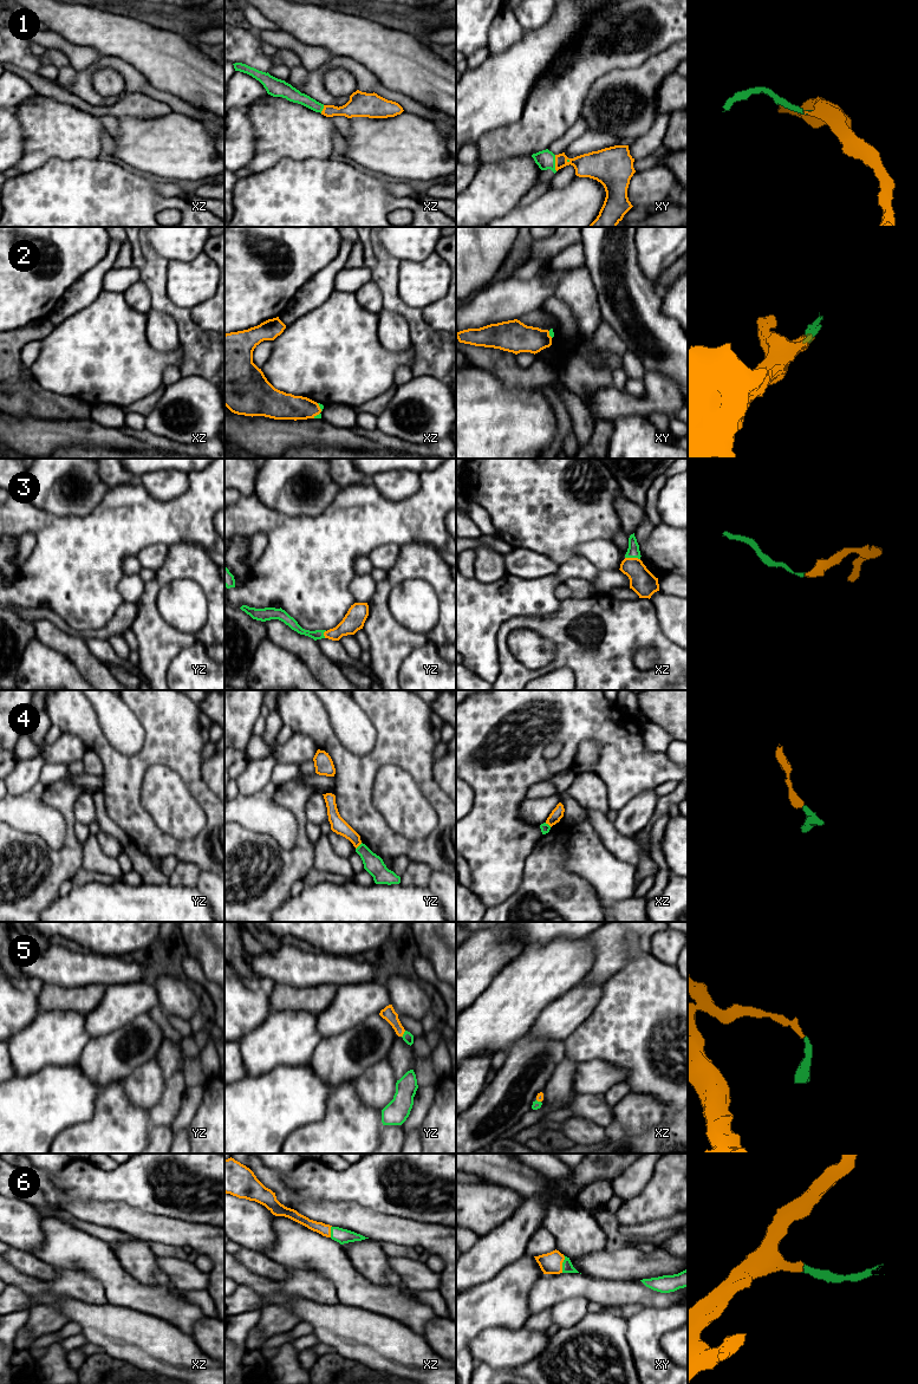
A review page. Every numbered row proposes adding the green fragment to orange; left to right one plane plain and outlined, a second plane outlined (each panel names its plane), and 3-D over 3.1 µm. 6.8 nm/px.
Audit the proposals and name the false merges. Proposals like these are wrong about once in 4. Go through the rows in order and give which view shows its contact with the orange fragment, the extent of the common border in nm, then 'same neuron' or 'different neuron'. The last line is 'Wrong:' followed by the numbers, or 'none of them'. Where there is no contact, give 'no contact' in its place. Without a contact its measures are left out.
1: contact in xy; length 110 nm; same neuron
2: contact in xz; length 70 nm; same neuron
3: contact in xz; length 110 nm; same neuron
4: contact in yz; length 60 nm; same neuron
5: contact in yz; length 50 nm; same neuron
6: contact in xy; length 120 nm; same neuron
Wrong: none of them

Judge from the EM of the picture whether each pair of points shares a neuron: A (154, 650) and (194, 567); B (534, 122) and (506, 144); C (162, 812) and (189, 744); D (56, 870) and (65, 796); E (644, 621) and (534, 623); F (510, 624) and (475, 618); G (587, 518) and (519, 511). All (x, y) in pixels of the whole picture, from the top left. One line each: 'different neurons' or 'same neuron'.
A: same neuron
B: same neuron
C: different neurons
D: same neuron
E: same neuron
F: different neurons
G: same neuron

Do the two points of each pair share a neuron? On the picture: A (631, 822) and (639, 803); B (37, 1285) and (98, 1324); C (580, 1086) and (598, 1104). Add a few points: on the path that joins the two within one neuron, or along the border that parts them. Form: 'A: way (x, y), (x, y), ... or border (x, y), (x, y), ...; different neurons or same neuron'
A: way (633, 817), (639, 807); same neuron
B: way (51, 1299), (59, 1300), (83, 1313); same neuron
C: border (578, 1093), (604, 1095); different neurons

